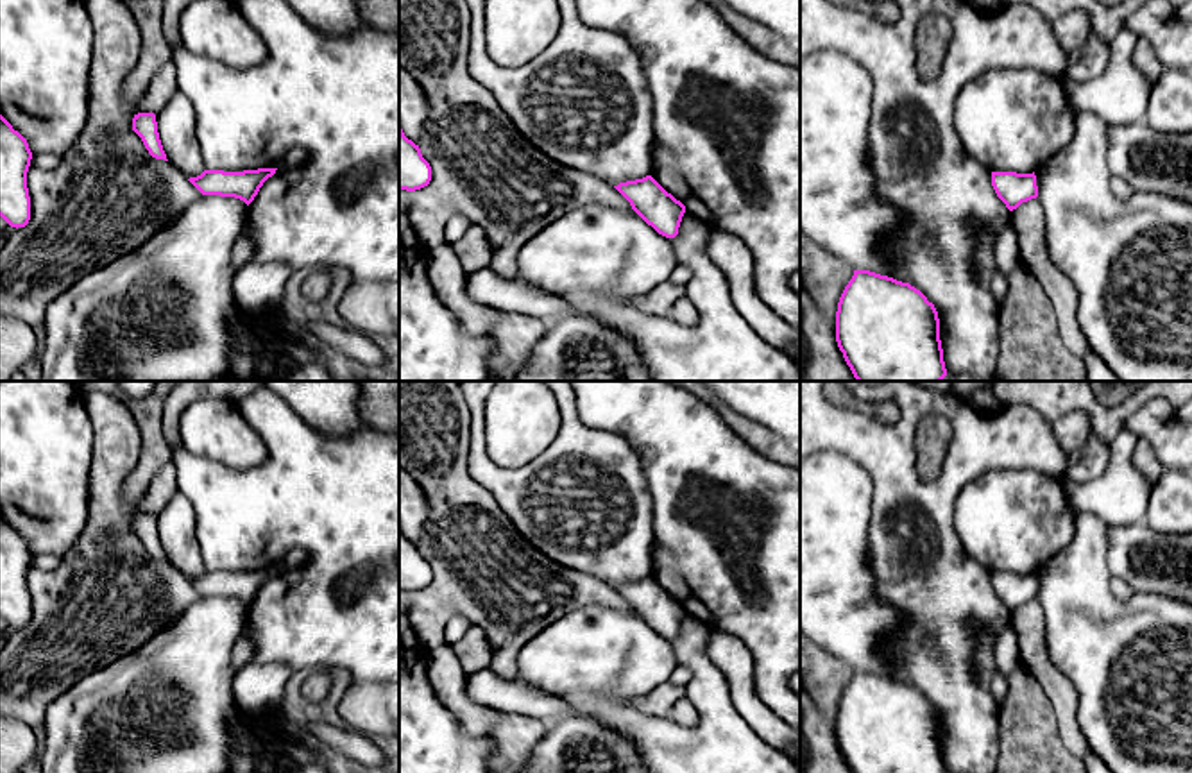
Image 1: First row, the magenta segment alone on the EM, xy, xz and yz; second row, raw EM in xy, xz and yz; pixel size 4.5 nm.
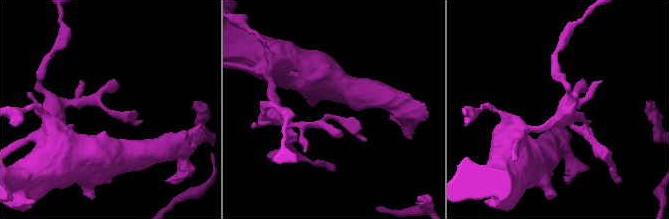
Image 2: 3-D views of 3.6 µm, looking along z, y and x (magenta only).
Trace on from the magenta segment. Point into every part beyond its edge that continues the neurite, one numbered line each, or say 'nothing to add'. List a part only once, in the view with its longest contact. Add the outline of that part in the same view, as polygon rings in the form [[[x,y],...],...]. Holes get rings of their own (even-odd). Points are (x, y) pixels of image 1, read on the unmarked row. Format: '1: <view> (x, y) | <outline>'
nothing to add

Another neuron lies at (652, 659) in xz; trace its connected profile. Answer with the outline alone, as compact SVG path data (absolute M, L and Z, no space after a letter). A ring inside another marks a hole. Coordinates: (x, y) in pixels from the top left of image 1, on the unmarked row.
M587 605L555 619L526 642L517 655L515 680L566 700L575 714L628 734L650 773L800 773L786 752L764 743L736 710L727 678L707 655L707 637L709 626L691 616L682 619L675 639L666 639L630 612ZM677 666L691 671L684 689L700 718L693 728L643 714L630 705L669 682Z

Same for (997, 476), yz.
M995 469L956 501L963 549L990 573L1033 574L1074 539L1076 512L1061 478L1034 469Z

